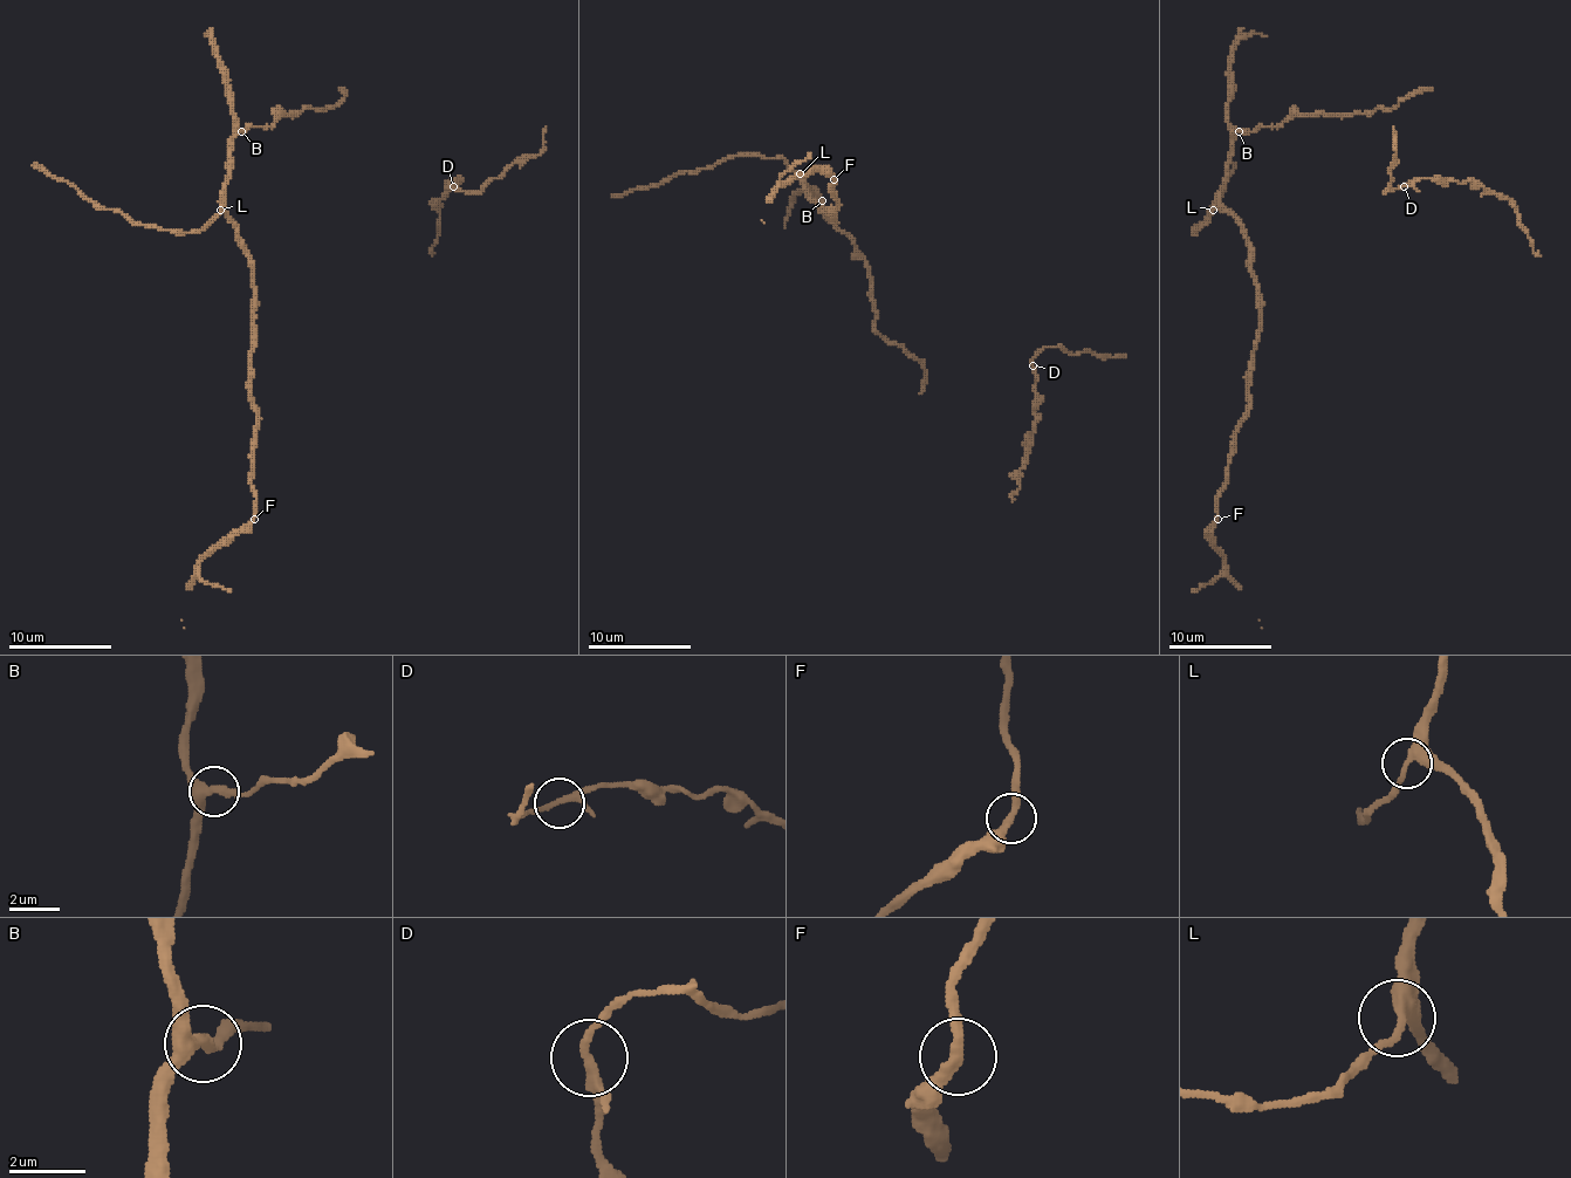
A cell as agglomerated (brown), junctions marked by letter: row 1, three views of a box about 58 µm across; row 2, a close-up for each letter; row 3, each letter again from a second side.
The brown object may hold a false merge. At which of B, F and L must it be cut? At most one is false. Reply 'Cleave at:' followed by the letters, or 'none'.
Cleave at: none

